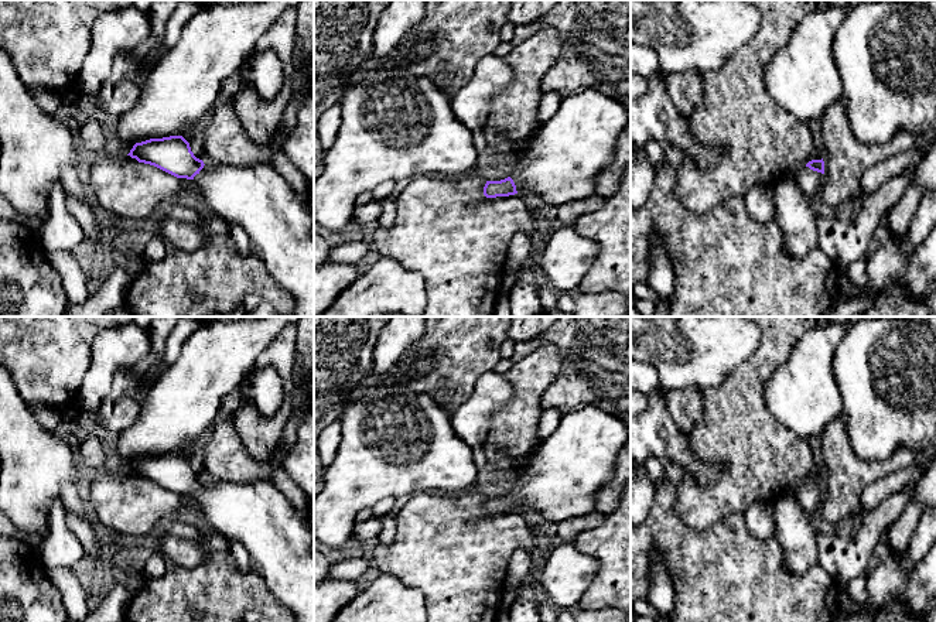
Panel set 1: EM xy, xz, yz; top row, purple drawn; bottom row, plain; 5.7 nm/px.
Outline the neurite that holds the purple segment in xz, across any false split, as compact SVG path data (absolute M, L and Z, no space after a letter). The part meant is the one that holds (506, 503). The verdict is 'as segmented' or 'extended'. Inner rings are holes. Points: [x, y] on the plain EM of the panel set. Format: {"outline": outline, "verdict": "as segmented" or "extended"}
{"outline": "M592 404L564 414L556 431L536 447L512 478L510 492L501 498L486 498L484 512L496 515L525 510L537 520L556 524L595 512L597 492L609 482L629 433L631 428L622 420Z", "verdict": "extended"}

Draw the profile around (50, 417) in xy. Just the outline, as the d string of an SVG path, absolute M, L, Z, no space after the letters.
M33 404L31 409L37 420L47 431L57 433L58 426L64 423L59 410L55 407L47 404Z

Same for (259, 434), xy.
M288 324L269 344L256 359L253 370L267 366L277 369L284 385L284 401L271 417L263 417L250 400L243 401L236 414L235 424L247 452L257 461L264 461L280 441L284 426L291 413L293 368L297 345L297 325Z

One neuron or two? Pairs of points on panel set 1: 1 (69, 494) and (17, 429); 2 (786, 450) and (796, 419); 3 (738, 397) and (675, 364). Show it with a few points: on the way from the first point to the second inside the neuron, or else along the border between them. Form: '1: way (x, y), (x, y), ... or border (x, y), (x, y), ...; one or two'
1: border (74, 482), (61, 485), (58, 499); two
2: border (767, 409), (776, 420), (808, 440); two
3: border (741, 364), (720, 385), (703, 389); two

